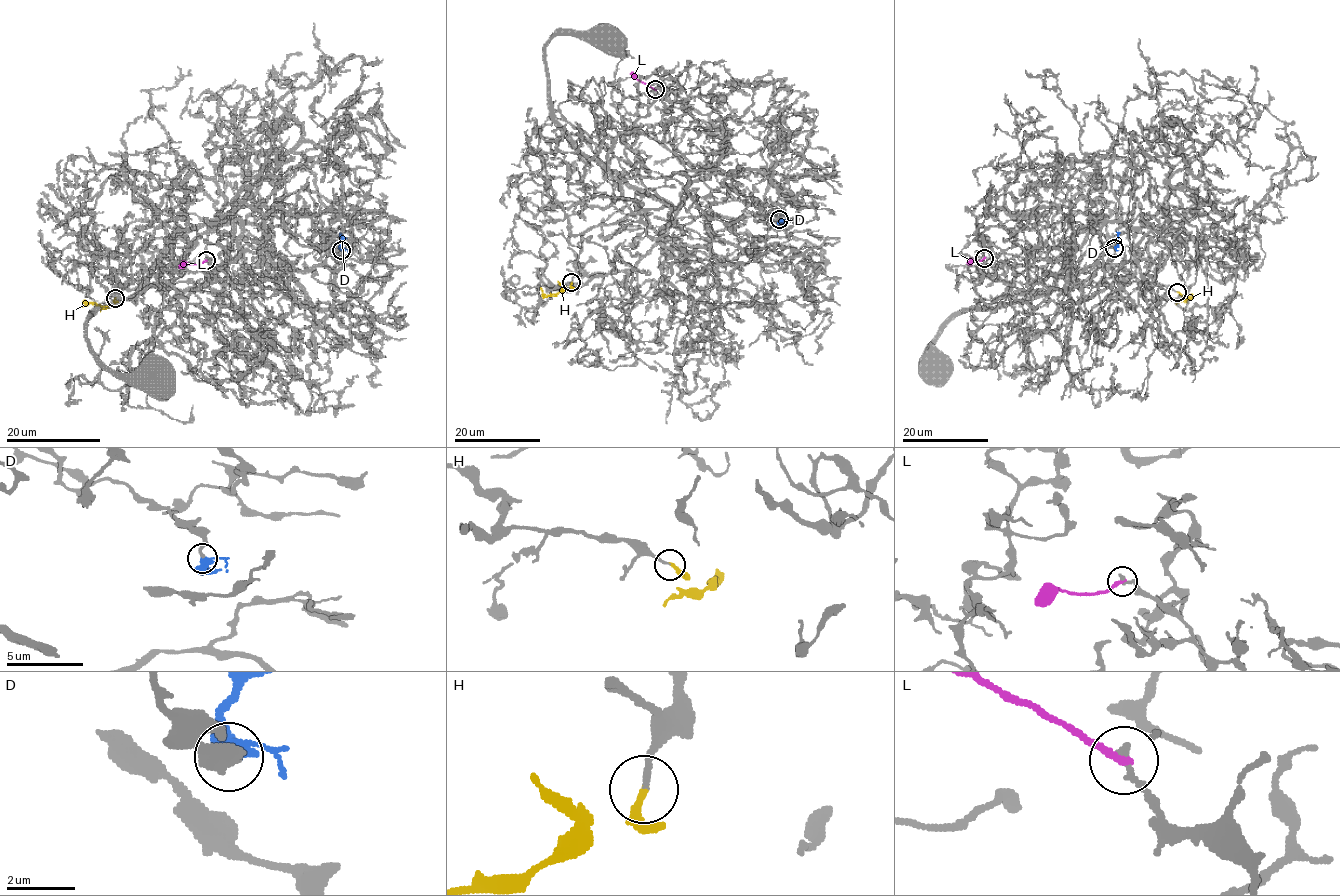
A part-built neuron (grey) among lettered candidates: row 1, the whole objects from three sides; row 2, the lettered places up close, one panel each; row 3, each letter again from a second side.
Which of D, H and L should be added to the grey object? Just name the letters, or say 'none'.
H

